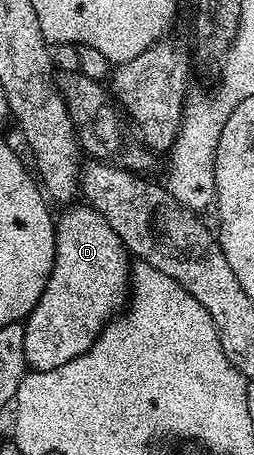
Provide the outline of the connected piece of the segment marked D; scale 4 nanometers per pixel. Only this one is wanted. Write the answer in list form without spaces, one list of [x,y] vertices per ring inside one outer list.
[[[73,203],[62,217],[55,221],[53,234],[55,235],[55,251],[53,252],[53,266],[49,272],[47,283],[43,287],[41,297],[35,307],[29,312],[23,324],[23,360],[30,370],[42,373],[51,371],[55,367],[63,367],[71,359],[83,355],[93,346],[93,341],[101,332],[106,321],[110,320],[114,312],[113,304],[121,293],[121,288],[126,288],[127,278],[131,273],[131,257],[119,235],[88,203]]]

